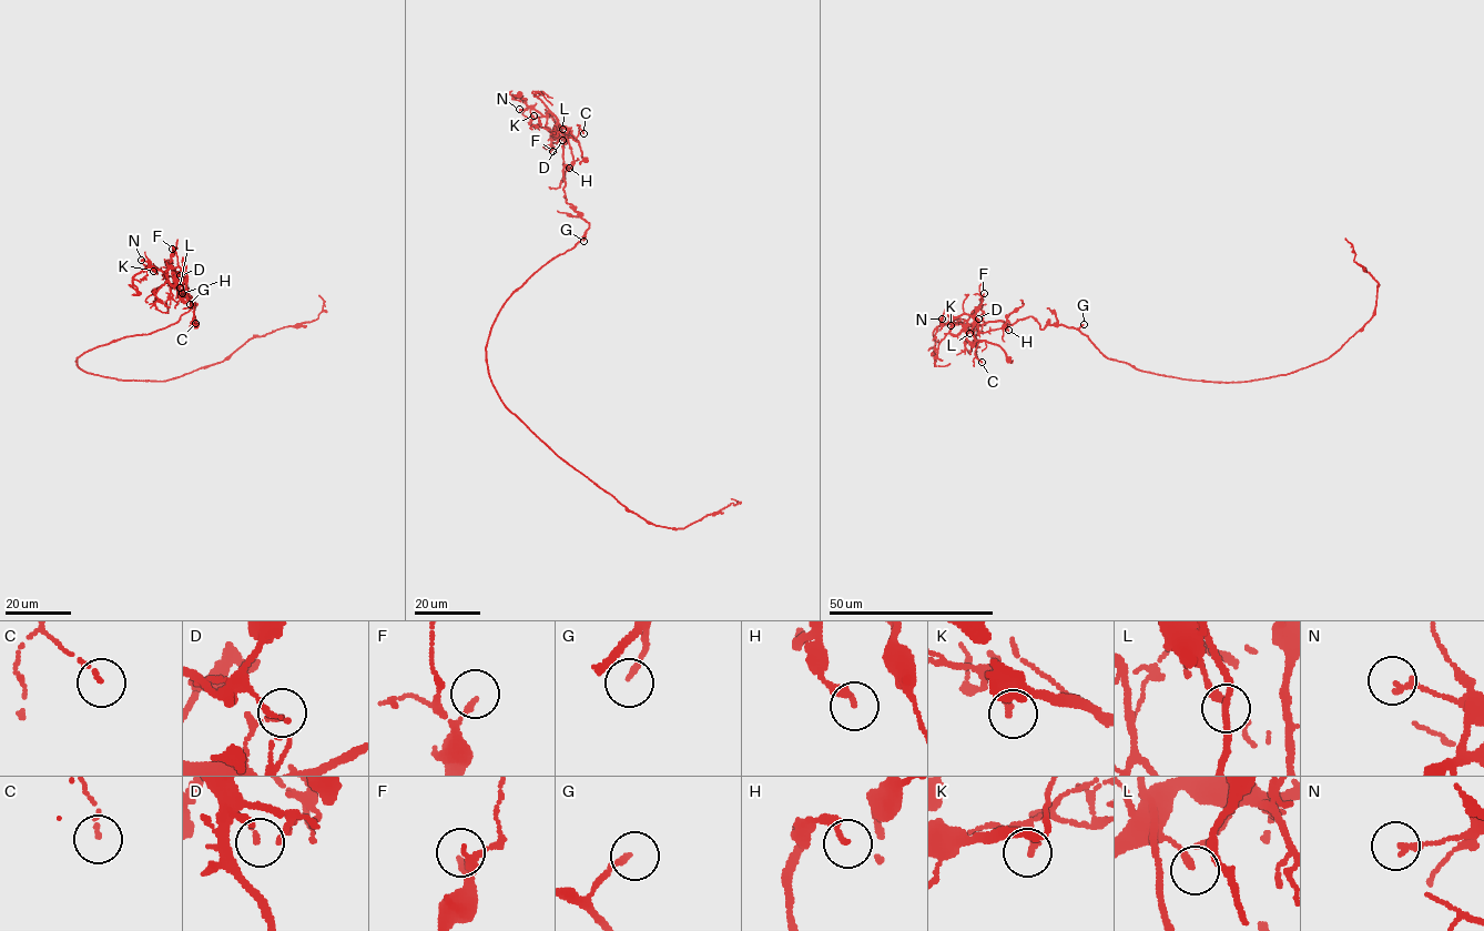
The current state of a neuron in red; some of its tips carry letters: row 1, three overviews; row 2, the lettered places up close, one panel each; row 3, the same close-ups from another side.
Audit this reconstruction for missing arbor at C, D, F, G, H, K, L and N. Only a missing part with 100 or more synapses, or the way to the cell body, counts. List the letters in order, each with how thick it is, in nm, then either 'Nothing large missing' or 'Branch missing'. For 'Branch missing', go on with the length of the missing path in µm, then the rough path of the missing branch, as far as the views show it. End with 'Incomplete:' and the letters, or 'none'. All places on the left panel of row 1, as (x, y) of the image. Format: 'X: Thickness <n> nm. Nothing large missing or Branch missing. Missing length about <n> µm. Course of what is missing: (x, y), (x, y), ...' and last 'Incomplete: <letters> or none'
C: Thickness 110 nm. Nothing large missing
D: Thickness 90 nm. Nothing large missing
F: Thickness 150 nm. Nothing large missing
G: Thickness 160 nm. Nothing large missing
H: Thickness 170 nm. Nothing large missing
K: Thickness 150 nm. Nothing large missing
L: Thickness 200 nm. Nothing large missing
N: Thickness 180 nm. Nothing large missing
Incomplete: none

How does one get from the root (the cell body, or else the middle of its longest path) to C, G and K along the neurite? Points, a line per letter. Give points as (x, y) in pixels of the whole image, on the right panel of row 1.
C: (1171, 376), (1107, 357), (1061, 324), (1042, 329), (1030, 316), (971, 331), (952, 319), (974, 319), (982, 362)
G: (1171, 376), (1138, 370), (1107, 357), (1079, 330), (1084, 324)
K: (1171, 376), (1107, 357), (1078, 330), (1042, 329), (1032, 316), (974, 331), (953, 319), (951, 325)

